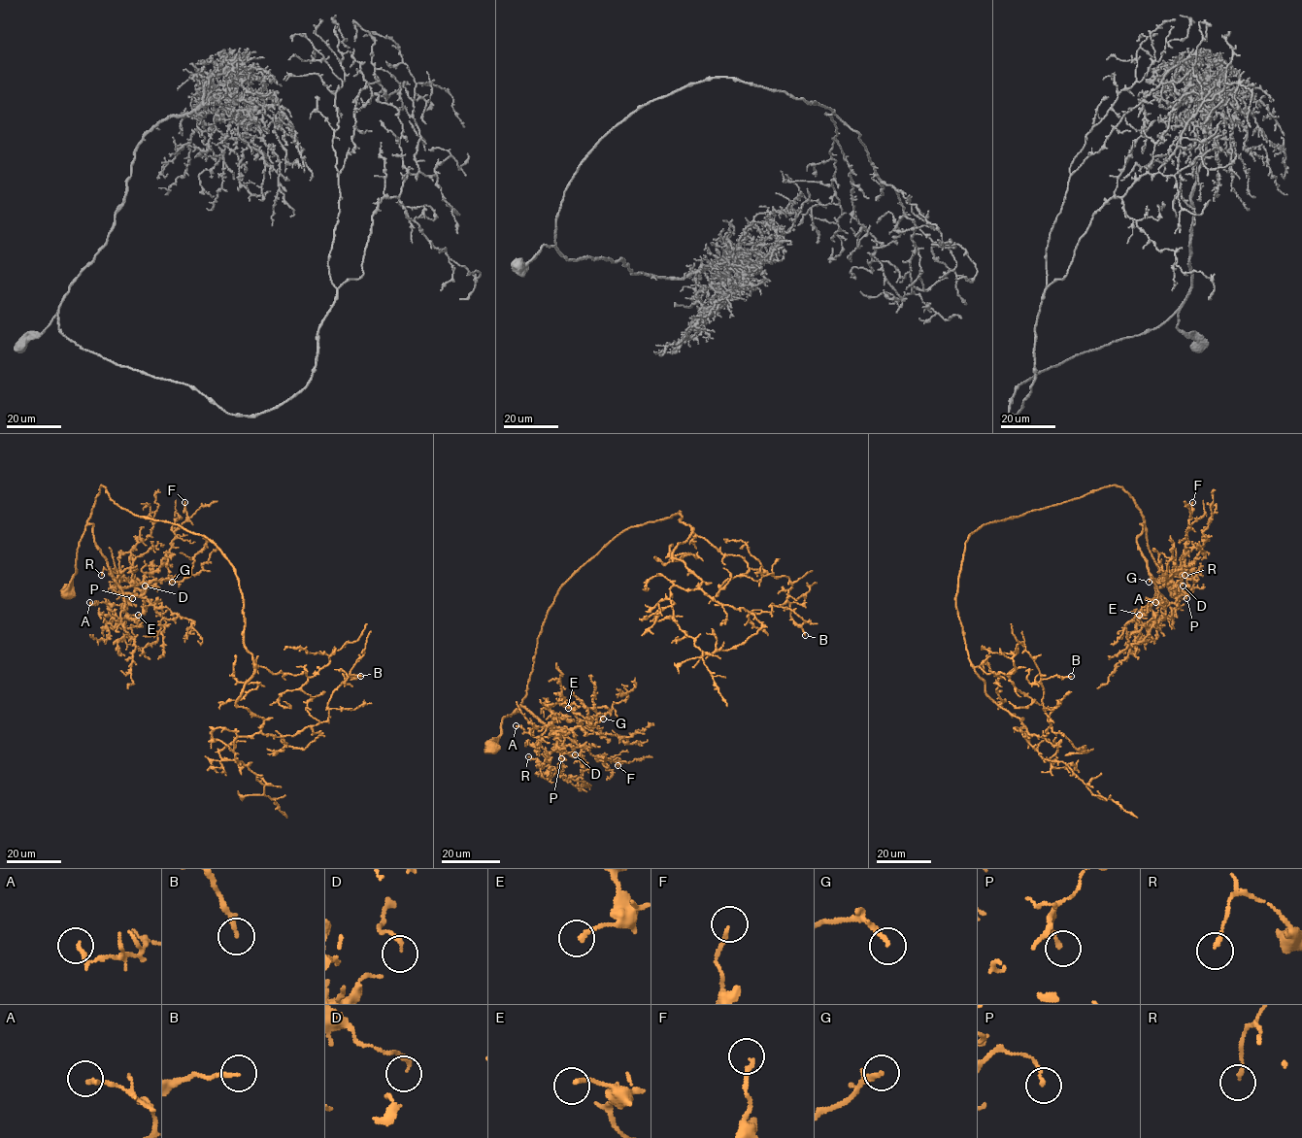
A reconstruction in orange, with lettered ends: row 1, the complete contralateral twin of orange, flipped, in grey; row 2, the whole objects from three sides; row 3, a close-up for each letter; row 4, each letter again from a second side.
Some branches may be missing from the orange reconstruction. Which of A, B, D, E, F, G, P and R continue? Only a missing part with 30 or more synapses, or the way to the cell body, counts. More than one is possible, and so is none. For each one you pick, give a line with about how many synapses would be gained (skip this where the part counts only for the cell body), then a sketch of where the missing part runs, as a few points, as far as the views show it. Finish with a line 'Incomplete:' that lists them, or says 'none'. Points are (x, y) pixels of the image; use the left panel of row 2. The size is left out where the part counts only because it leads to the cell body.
G: Roughly 140 synapses. Course of what is missing: (172, 582), (180, 591), (194, 597), (202, 595), (218, 579), (224, 595)
Incomplete: G

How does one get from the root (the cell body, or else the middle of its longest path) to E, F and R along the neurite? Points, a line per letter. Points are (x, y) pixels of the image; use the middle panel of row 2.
E: (491, 749), (497, 745), (502, 719), (518, 711), (521, 705), (545, 724), (571, 729), (581, 721), (568, 708)
F: (491, 749), (497, 745), (502, 719), (518, 711), (521, 705), (592, 754), (619, 760), (617, 765)
R: (491, 749), (502, 719), (521, 705), (564, 739), (547, 755), (546, 766), (528, 756)

